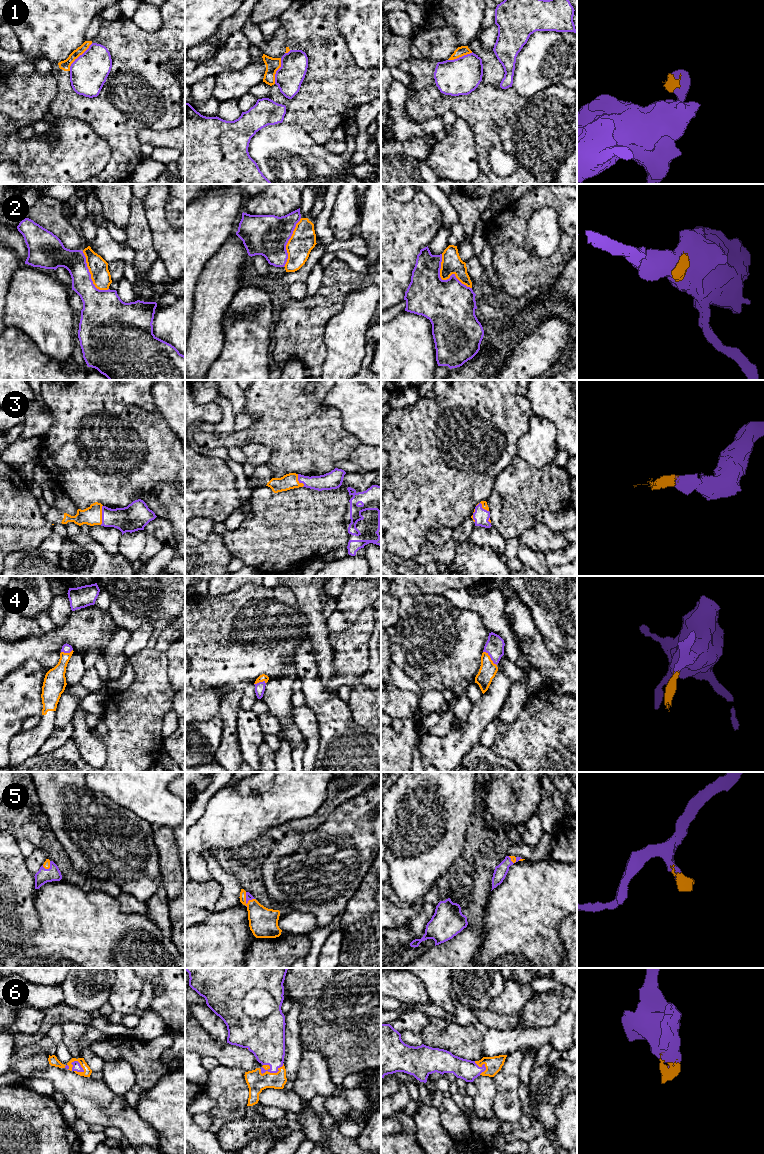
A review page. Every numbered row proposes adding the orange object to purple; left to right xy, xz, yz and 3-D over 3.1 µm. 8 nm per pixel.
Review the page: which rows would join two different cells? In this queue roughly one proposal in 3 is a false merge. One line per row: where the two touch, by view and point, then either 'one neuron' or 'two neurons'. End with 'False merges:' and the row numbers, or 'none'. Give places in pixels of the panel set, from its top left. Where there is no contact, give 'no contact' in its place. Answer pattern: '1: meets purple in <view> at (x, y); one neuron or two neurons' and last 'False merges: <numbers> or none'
1: meets purple in xy at (78, 57); two neurons
2: meets purple in yz at (444, 280); two neurons
3: meets purple in xy at (102, 515); one neuron
4: meets purple in yz at (490, 657); one neuron
5: meets purple in xz at (246, 899); one neuron
6: meets purple in xz at (272, 1072); one neuron
False merges: 1, 2

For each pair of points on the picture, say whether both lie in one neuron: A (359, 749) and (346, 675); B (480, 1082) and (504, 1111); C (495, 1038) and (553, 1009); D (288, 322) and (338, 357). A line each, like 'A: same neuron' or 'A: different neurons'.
A: different neurons
B: different neurons
C: different neurons
D: different neurons

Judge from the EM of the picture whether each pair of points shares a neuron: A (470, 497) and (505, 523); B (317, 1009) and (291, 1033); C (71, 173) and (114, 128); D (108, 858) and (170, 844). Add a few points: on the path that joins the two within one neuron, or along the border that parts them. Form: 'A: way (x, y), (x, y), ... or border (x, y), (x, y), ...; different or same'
A: border (495, 479), (491, 494), (485, 500); different
B: border (296, 1002), (300, 1006), (298, 1024), (302, 1048); different
C: border (87, 122), (109, 145), (111, 158), (108, 162); different
D: border (153, 827), (153, 842), (157, 849), (160, 870); different

